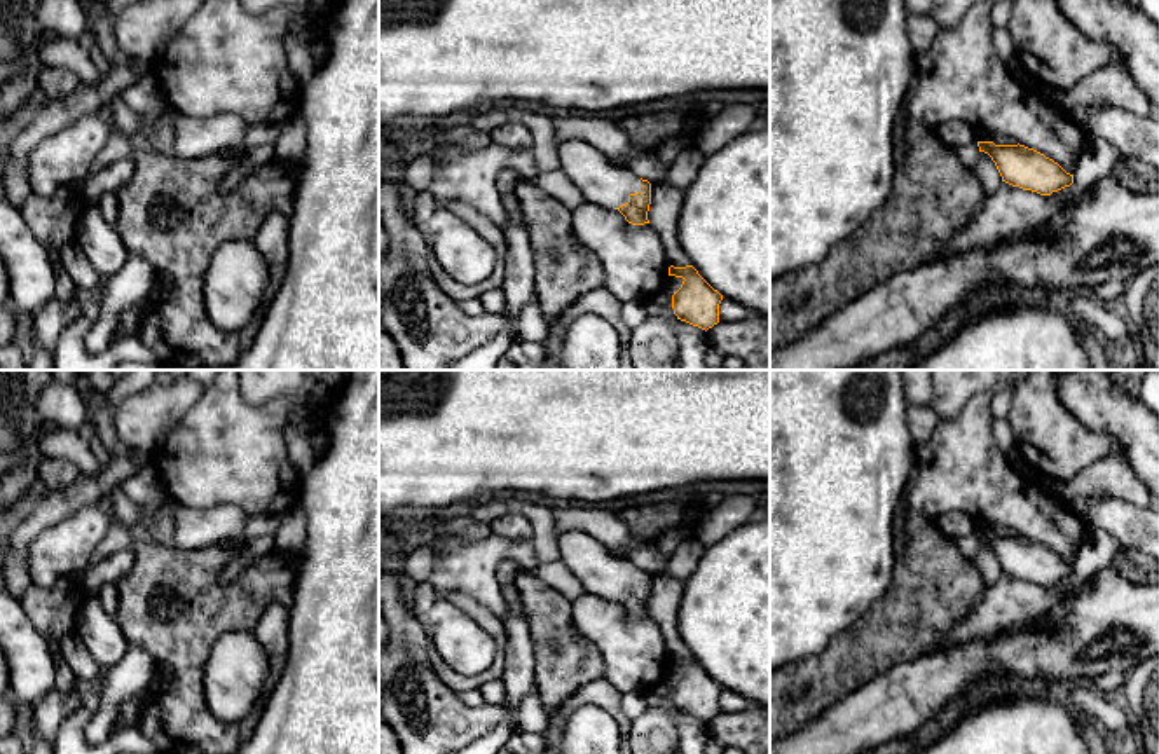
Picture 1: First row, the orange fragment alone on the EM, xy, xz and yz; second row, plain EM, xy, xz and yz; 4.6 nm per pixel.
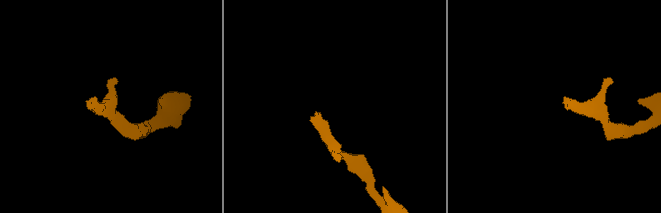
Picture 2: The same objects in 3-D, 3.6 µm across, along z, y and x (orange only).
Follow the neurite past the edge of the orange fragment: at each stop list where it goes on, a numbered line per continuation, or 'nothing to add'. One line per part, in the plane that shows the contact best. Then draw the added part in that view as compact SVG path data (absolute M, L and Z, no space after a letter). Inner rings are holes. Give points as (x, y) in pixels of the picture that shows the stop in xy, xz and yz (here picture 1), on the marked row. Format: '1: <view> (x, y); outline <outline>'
1: xz (601, 182); outline M567 140L559 154L562 171L593 204L620 208L630 194L639 192L639 176L627 166L614 166L595 147L581 140Z

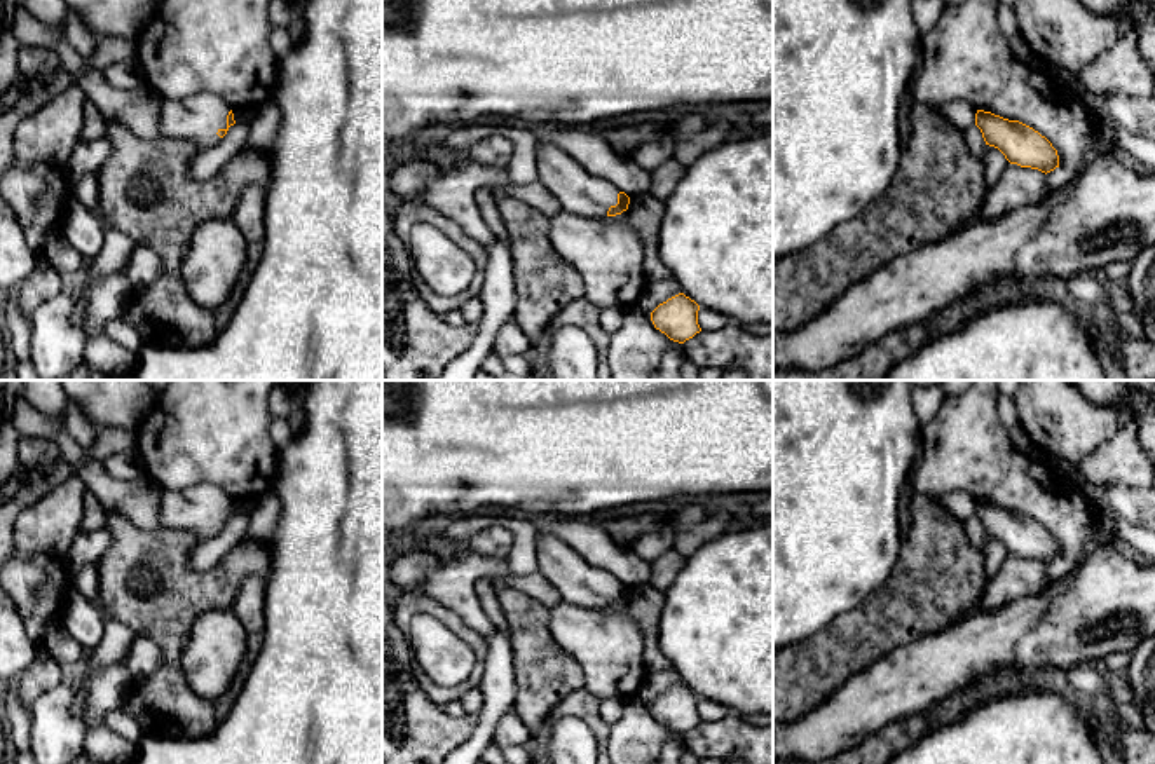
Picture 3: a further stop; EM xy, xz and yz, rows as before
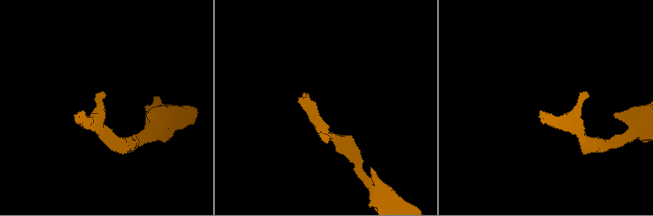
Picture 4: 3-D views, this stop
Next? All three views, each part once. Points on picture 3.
1: xy (199, 117); outline M211 92L173 101L161 99L159 138L190 140L199 143L202 152L209 150L222 141L216 133L227 129L230 110Z

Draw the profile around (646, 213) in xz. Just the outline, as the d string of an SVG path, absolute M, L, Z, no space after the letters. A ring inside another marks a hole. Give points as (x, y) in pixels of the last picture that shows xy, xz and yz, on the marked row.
M639 194L630 197L630 220L644 249L644 274L647 281L668 279L670 270L660 258L658 241L660 225L665 215L665 202L651 197L649 194Z

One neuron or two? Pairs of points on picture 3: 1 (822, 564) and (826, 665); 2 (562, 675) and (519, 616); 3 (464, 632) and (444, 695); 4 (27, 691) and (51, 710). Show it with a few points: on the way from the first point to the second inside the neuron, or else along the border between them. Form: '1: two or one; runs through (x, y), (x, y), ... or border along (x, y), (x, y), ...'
1: two; border along (859, 604), (840, 613), (827, 625), (791, 646)
2: one; runs through (548, 661), (531, 644), (529, 630)
3: one; runs through (478, 651), (478, 670), (463, 688)
4: two; border along (60, 682), (42, 691), (28, 712)

